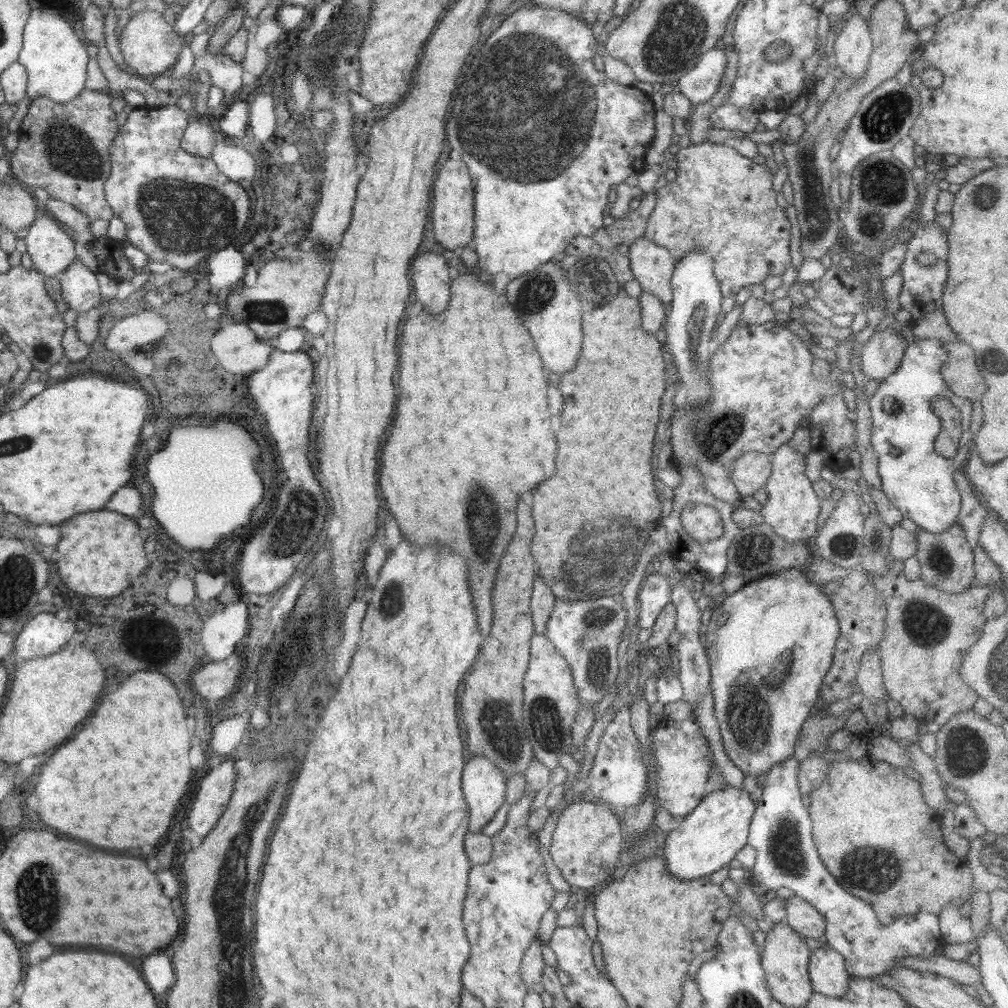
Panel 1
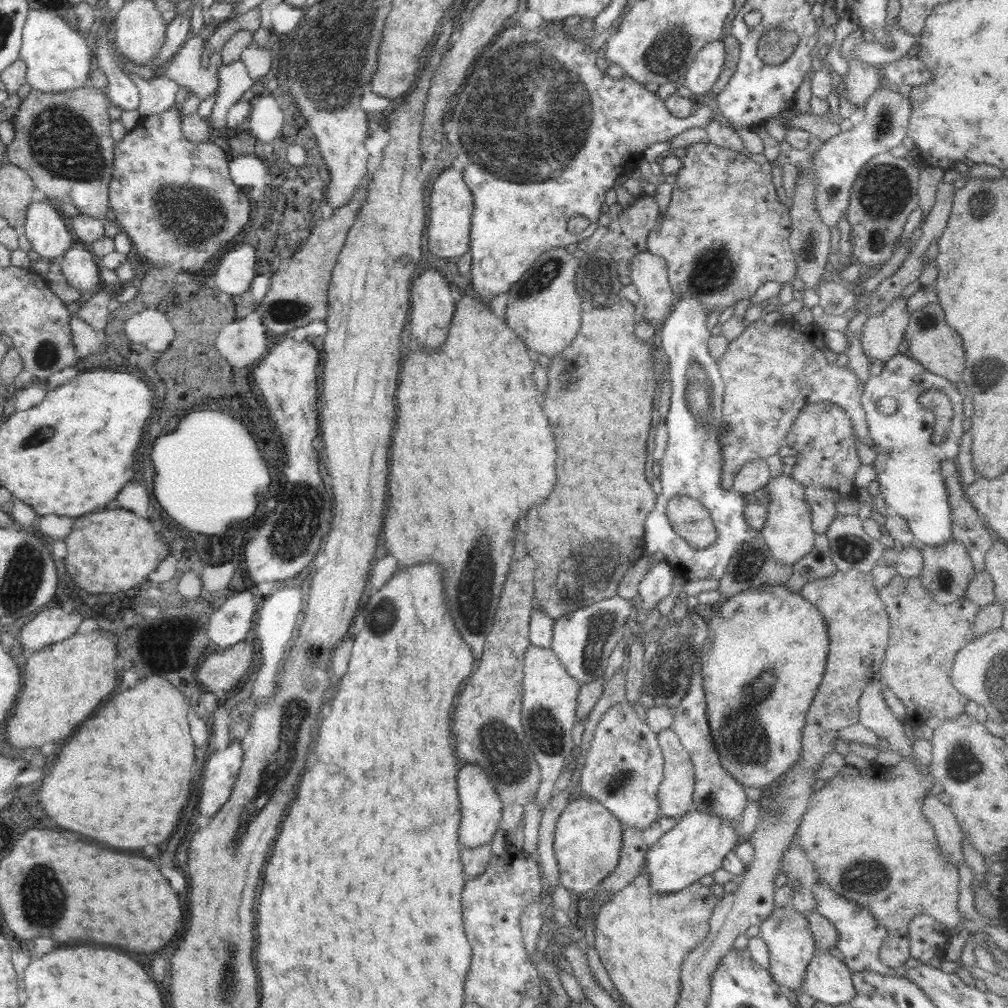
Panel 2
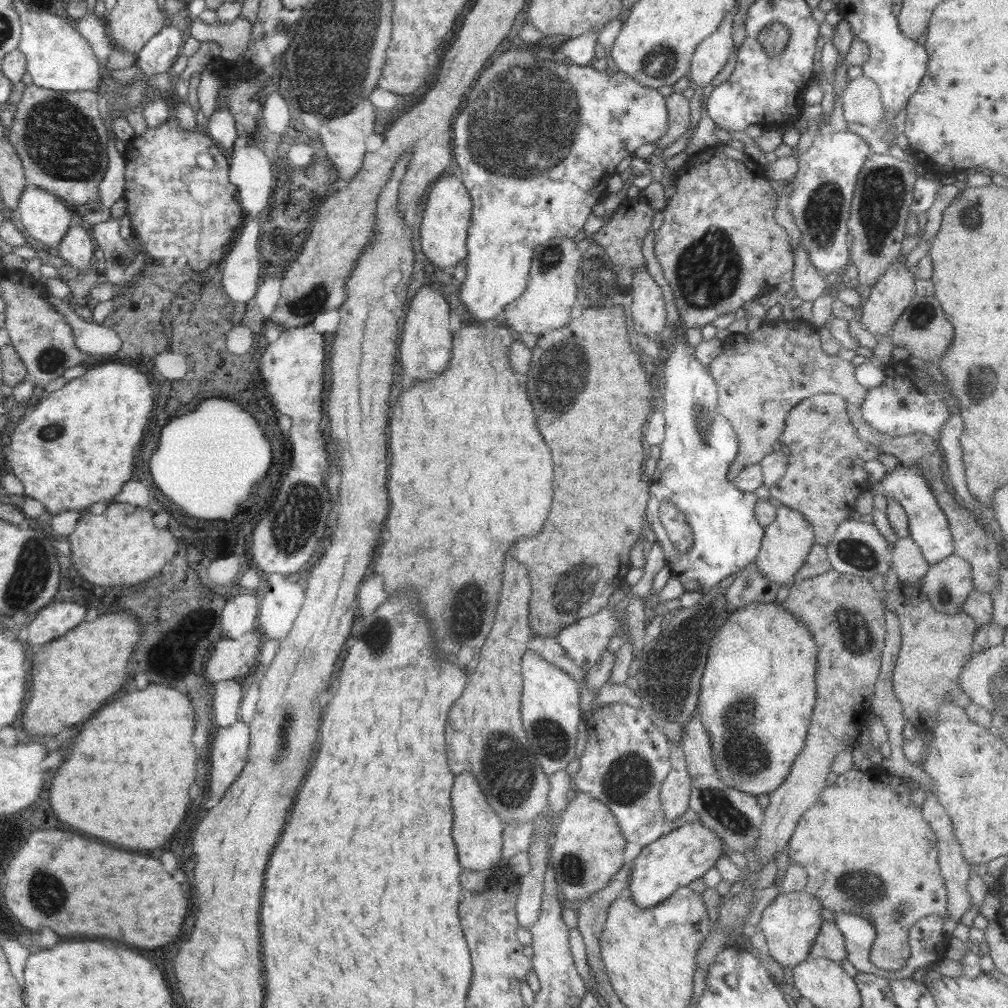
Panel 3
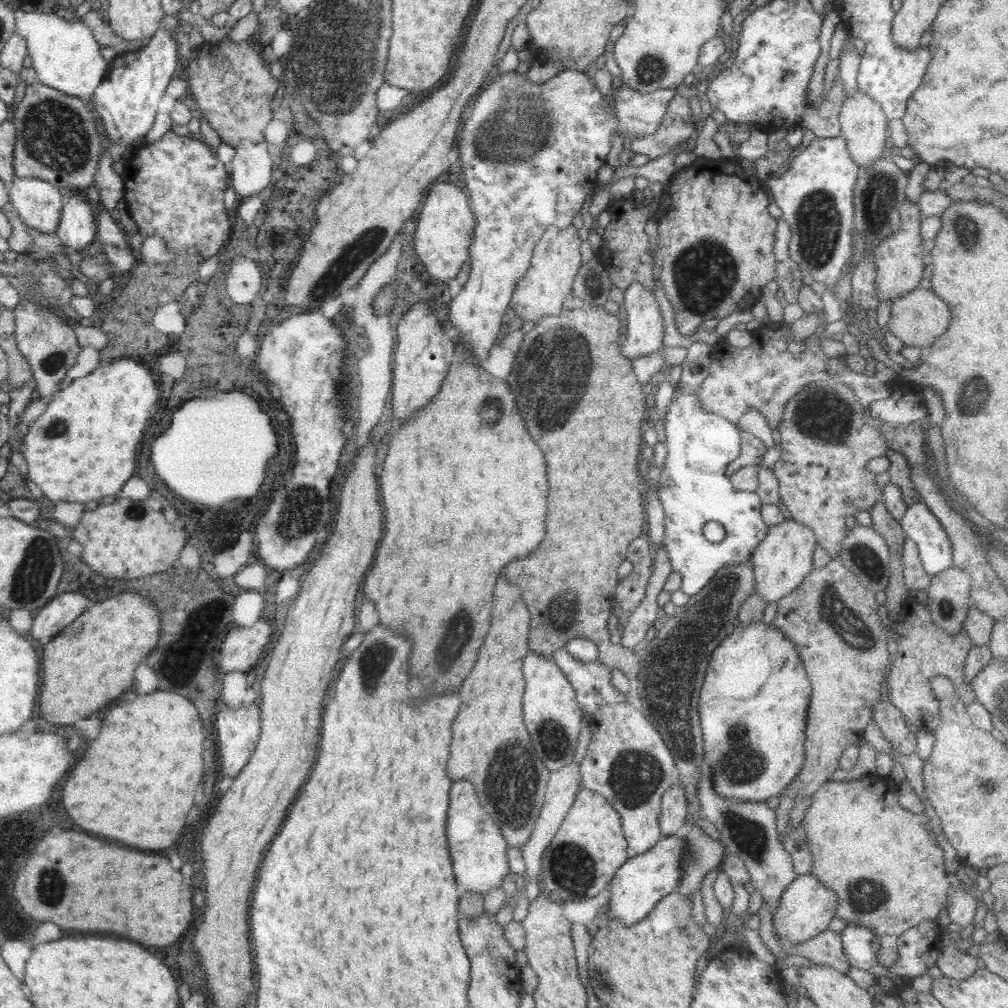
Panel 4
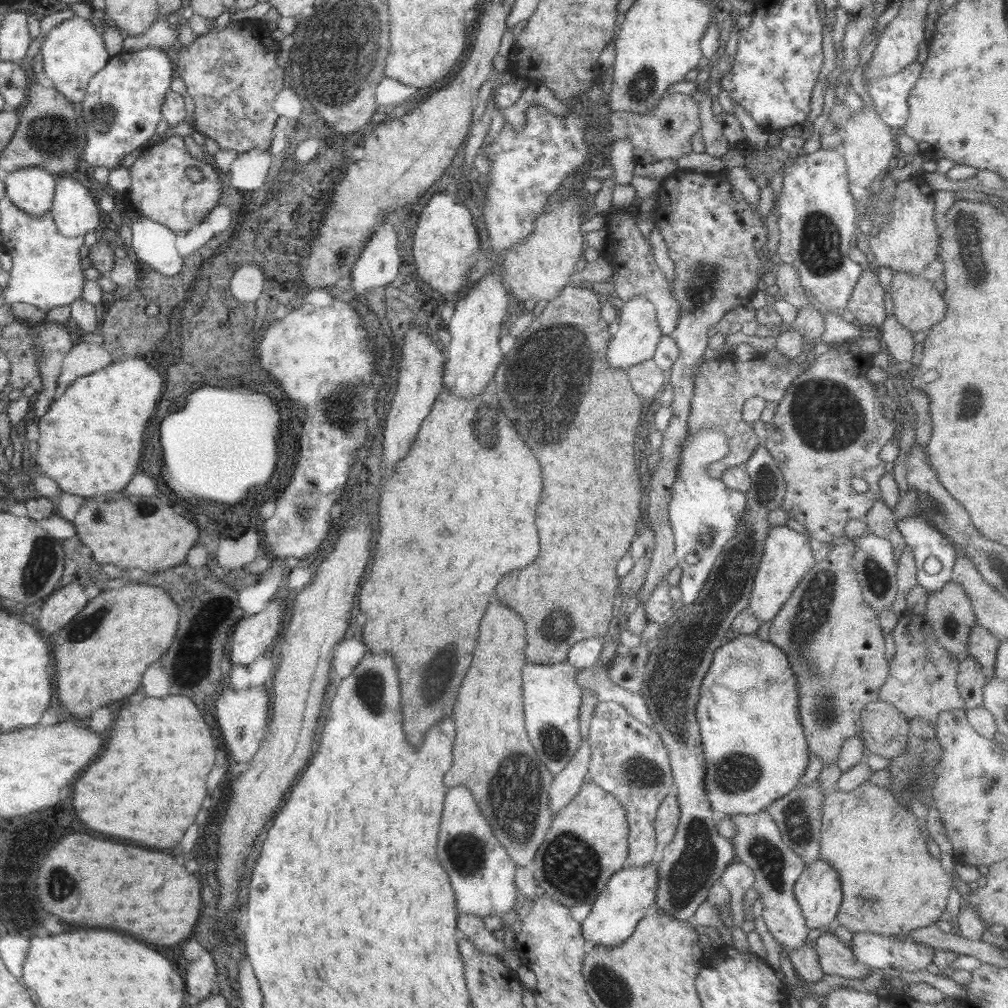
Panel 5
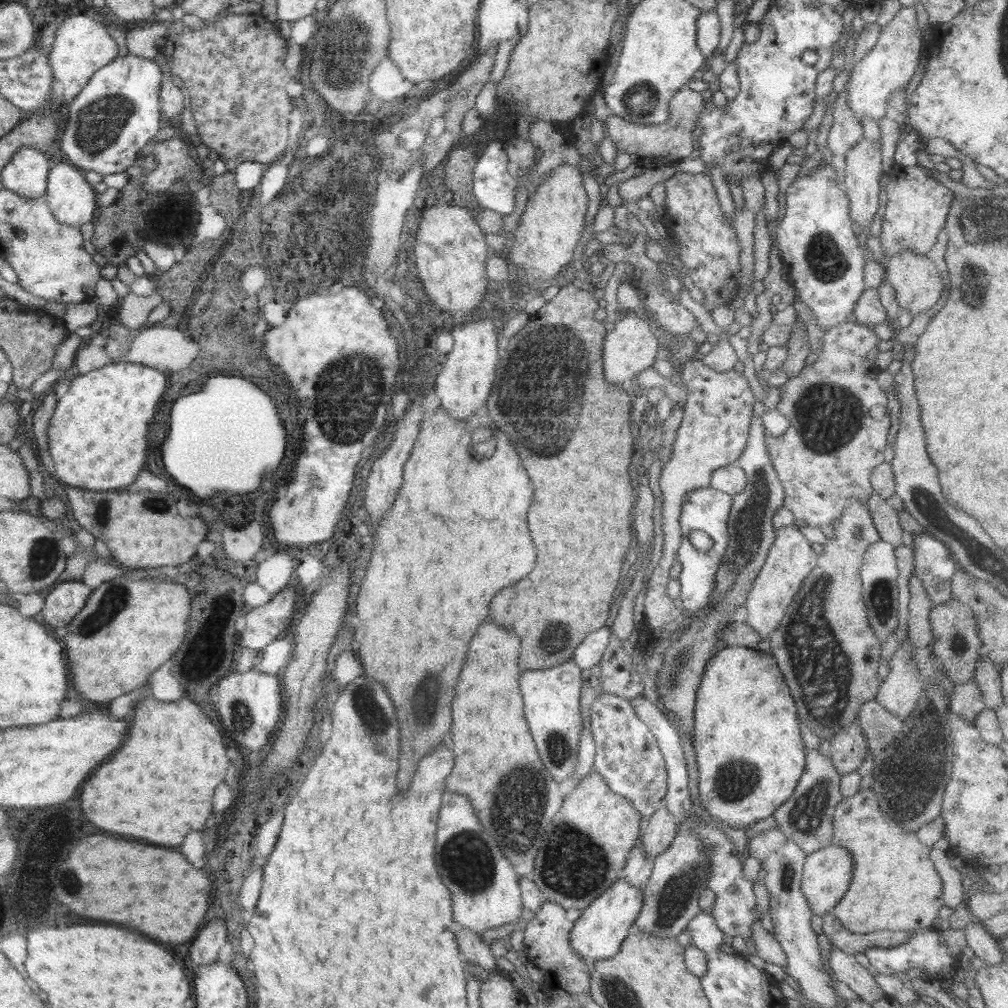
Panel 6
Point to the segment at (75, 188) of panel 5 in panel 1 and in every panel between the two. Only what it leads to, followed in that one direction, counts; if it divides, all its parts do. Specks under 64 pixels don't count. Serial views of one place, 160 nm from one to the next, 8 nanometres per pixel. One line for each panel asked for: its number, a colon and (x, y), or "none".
1: (80, 290)
2: (78, 264)
3: (77, 248)
4: (76, 229)

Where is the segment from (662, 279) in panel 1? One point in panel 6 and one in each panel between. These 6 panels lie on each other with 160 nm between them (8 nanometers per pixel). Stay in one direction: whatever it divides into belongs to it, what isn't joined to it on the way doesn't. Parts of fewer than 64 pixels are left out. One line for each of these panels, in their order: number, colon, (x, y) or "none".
2: (649, 274)
3: (647, 309)
4: (645, 331)
5: (635, 336)
6: (630, 348)

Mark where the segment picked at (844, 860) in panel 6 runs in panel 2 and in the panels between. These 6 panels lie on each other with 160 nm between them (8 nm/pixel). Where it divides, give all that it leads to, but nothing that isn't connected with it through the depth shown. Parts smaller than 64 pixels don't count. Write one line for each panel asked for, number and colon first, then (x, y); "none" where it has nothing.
2: (786, 932)
3: (791, 923)
4: (807, 907)
5: (818, 890)

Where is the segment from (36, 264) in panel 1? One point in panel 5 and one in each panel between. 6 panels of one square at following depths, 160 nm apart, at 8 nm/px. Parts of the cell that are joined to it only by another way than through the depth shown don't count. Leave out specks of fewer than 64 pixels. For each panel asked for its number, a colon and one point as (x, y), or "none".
2: (46, 227)
3: (46, 219)
4: (39, 204)
5: (32, 189)

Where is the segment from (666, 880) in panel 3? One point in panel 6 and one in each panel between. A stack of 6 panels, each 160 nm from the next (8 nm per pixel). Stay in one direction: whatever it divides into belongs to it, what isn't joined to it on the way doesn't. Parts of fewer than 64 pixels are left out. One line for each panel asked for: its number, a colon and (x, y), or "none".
4: (643, 880)
5: (630, 893)
6: (603, 926)

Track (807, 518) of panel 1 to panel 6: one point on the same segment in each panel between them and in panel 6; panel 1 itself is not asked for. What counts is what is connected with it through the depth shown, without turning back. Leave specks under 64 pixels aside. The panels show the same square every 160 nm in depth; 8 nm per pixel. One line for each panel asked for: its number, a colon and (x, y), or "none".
2: (788, 532)
3: (787, 541)
4: (784, 558)
5: (787, 557)
6: (791, 558)

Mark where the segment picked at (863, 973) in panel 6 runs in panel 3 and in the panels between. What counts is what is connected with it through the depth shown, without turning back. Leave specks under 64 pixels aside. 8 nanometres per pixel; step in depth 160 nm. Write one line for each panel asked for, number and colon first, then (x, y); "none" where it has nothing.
3: (830, 944)
4: (826, 949)
5: (835, 958)

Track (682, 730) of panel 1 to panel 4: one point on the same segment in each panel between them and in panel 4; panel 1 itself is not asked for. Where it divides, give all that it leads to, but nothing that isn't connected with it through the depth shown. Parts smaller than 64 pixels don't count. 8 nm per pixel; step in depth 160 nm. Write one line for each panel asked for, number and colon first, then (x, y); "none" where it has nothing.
2: (675, 794)
3: (676, 788)
4: (674, 807)

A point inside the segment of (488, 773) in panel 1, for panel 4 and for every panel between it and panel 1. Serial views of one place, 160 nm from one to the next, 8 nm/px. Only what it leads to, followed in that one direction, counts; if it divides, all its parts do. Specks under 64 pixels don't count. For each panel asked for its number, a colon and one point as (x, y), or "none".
2: (482, 808)
3: (478, 831)
4: (478, 849)

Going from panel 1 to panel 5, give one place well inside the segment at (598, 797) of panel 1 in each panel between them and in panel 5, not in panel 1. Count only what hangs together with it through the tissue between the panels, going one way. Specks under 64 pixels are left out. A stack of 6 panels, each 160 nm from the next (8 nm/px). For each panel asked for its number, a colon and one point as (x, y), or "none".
2: (623, 769)
3: (626, 758)
4: (627, 762)
5: (628, 760)

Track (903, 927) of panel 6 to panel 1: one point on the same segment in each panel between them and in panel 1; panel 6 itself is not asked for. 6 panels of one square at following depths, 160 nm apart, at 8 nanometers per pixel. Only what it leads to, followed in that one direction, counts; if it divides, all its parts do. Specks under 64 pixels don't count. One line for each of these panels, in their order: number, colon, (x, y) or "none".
1: (872, 828)
2: (865, 833)
3: (867, 850)
4: (888, 873)
5: (891, 884)

